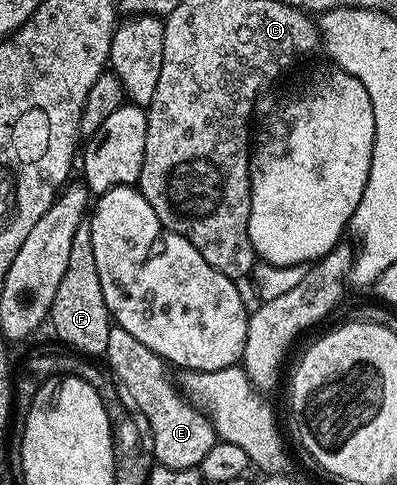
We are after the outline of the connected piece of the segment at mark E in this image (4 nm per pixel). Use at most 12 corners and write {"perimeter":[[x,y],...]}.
{"perimeter":[[130,331],[103,356],[153,458],[199,467],[218,438],[164,358]]}

